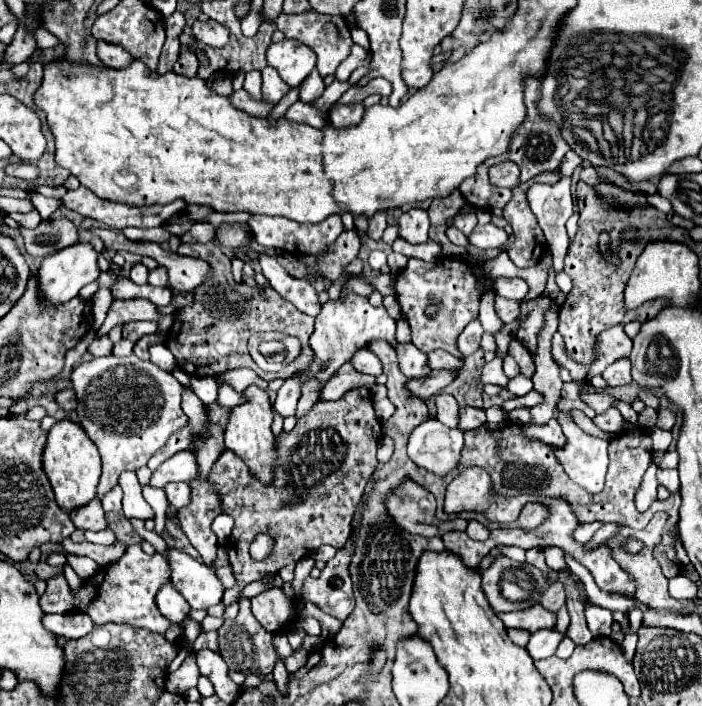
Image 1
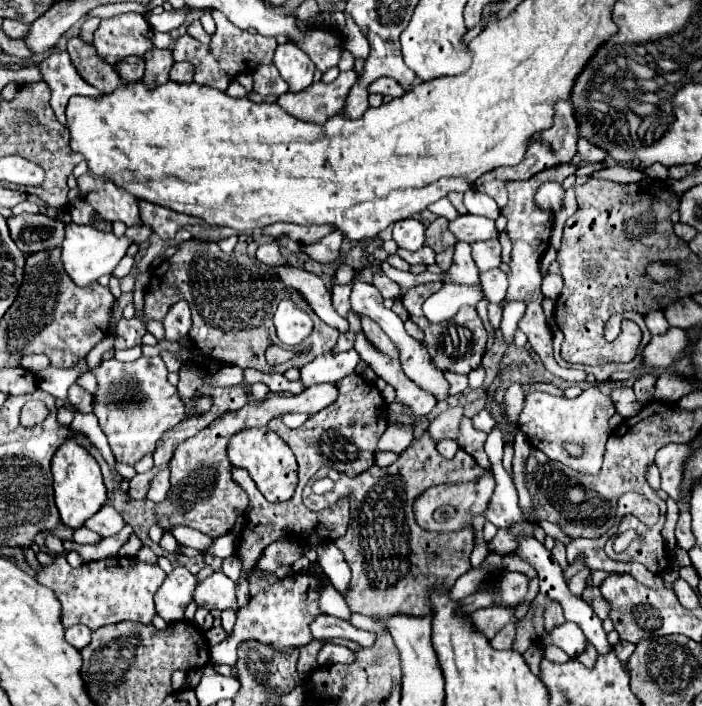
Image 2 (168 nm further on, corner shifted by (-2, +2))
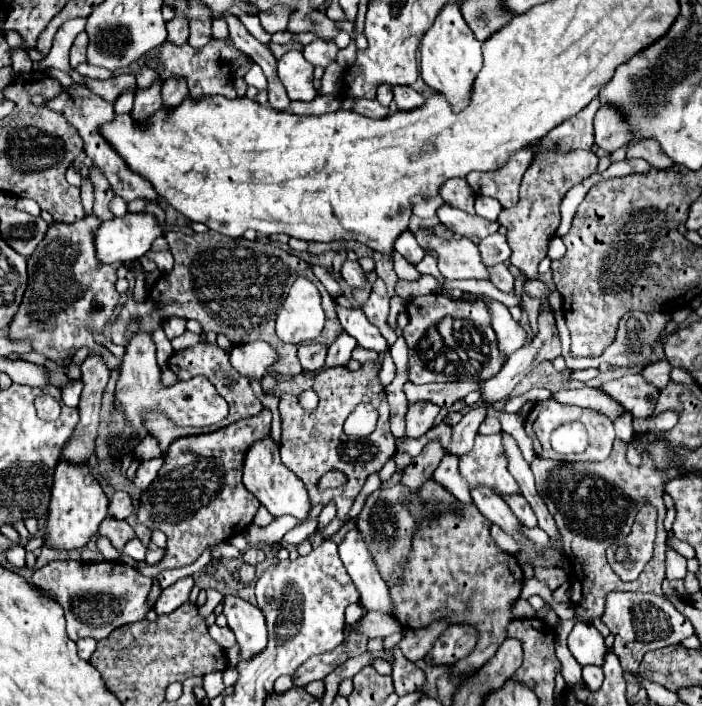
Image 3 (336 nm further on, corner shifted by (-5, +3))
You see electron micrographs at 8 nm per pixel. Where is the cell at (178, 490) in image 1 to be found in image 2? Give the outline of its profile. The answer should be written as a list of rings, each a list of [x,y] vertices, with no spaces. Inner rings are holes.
[[[164,468],[162,472],[158,472],[154,476],[154,480],[150,482],[150,488],[148,488],[148,494],[146,498],[152,500],[152,502],[162,502],[166,496],[168,496],[168,490],[170,490],[170,482],[168,482],[168,468]]]

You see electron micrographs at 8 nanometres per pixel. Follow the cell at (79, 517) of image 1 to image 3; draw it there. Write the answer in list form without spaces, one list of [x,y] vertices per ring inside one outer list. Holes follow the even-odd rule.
[[[105,517],[101,521],[101,525],[99,525],[99,535],[105,535],[113,543],[113,547],[121,551],[123,545],[129,539],[133,539],[135,531],[133,531],[133,527],[127,521],[119,521],[115,517]]]

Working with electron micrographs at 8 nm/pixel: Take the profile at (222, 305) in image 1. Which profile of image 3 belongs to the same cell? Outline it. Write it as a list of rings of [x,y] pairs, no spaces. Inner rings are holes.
[[[177,231],[165,233],[165,239],[169,243],[169,249],[175,257],[173,271],[163,273],[147,293],[147,299],[143,303],[135,303],[133,299],[127,299],[121,307],[117,321],[111,327],[111,339],[115,345],[127,347],[129,337],[125,335],[131,321],[139,323],[137,333],[153,333],[163,321],[172,315],[195,319],[201,323],[203,333],[223,333],[233,345],[249,343],[249,341],[267,341],[279,355],[279,359],[271,365],[269,375],[299,375],[301,365],[297,361],[297,347],[287,345],[275,335],[275,317],[281,309],[281,303],[285,301],[285,295],[289,287],[295,283],[297,277],[307,277],[319,287],[319,293],[323,295],[323,311],[325,311],[325,327],[321,335],[315,339],[317,343],[329,347],[339,335],[341,325],[337,323],[333,315],[333,299],[325,291],[323,283],[315,279],[315,275],[309,271],[309,265],[301,261],[299,257],[285,253],[283,249],[263,243],[263,241],[249,241],[245,237],[231,239],[221,233],[201,233],[201,235],[185,235]]]

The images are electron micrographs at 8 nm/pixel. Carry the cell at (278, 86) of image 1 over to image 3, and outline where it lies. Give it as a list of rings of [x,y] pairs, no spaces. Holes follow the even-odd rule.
[[[253,65],[253,67],[247,71],[245,81],[247,81],[247,85],[253,85],[253,87],[257,87],[257,89],[267,89],[267,77],[265,77],[265,73],[261,71],[259,65]]]

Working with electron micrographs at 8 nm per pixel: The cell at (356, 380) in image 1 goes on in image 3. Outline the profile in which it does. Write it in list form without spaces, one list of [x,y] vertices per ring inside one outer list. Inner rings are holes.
[[[265,407],[259,415],[241,419],[213,433],[177,439],[169,445],[161,475],[143,491],[137,509],[139,521],[145,527],[161,529],[167,535],[167,555],[157,565],[137,562],[142,575],[155,579],[165,569],[191,565],[205,547],[227,541],[251,525],[259,501],[241,483],[243,455],[249,443],[269,435],[269,431],[271,411]]]

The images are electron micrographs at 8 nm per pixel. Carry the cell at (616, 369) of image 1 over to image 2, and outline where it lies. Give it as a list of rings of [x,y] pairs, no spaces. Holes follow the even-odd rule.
[[[596,386],[584,390],[578,398],[566,400],[560,396],[550,396],[544,392],[530,392],[526,394],[526,404],[518,420],[518,428],[526,434],[530,446],[542,450],[552,460],[558,460],[582,474],[598,474],[604,456],[604,444],[612,432],[608,420],[616,414],[612,400],[604,396]],[[564,442],[578,442],[584,444],[584,456],[572,458],[562,444]]]

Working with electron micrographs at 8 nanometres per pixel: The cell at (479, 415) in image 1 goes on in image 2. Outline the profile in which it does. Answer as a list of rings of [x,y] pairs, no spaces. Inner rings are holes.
[[[462,406],[456,408],[448,408],[446,412],[442,412],[434,422],[430,422],[428,426],[428,434],[432,438],[434,444],[438,444],[438,440],[444,438],[456,438],[458,436],[458,424],[462,420]]]

